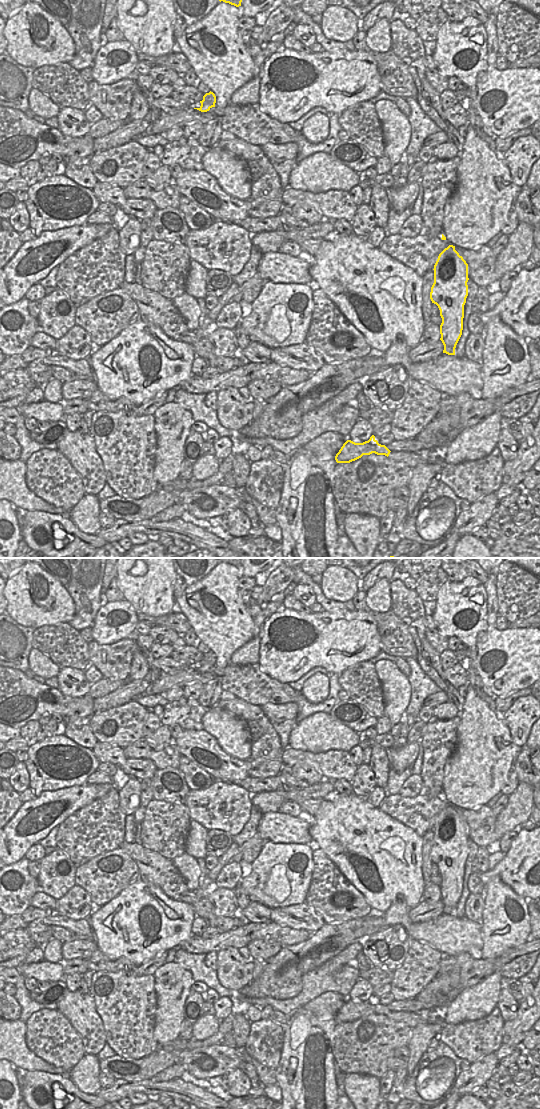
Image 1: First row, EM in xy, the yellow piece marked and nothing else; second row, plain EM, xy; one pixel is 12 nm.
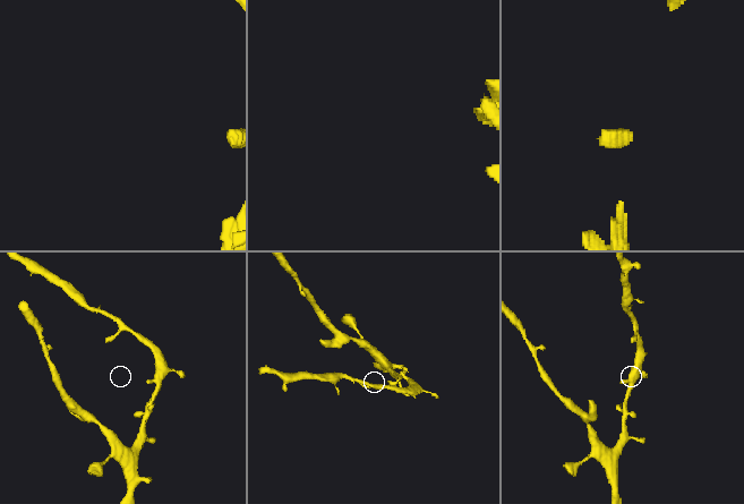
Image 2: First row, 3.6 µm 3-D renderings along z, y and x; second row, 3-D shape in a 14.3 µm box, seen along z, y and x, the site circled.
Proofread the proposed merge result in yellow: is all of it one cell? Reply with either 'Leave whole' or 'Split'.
Leave whole.

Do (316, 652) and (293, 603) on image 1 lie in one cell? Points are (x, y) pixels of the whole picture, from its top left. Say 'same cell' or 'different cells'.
different cells

